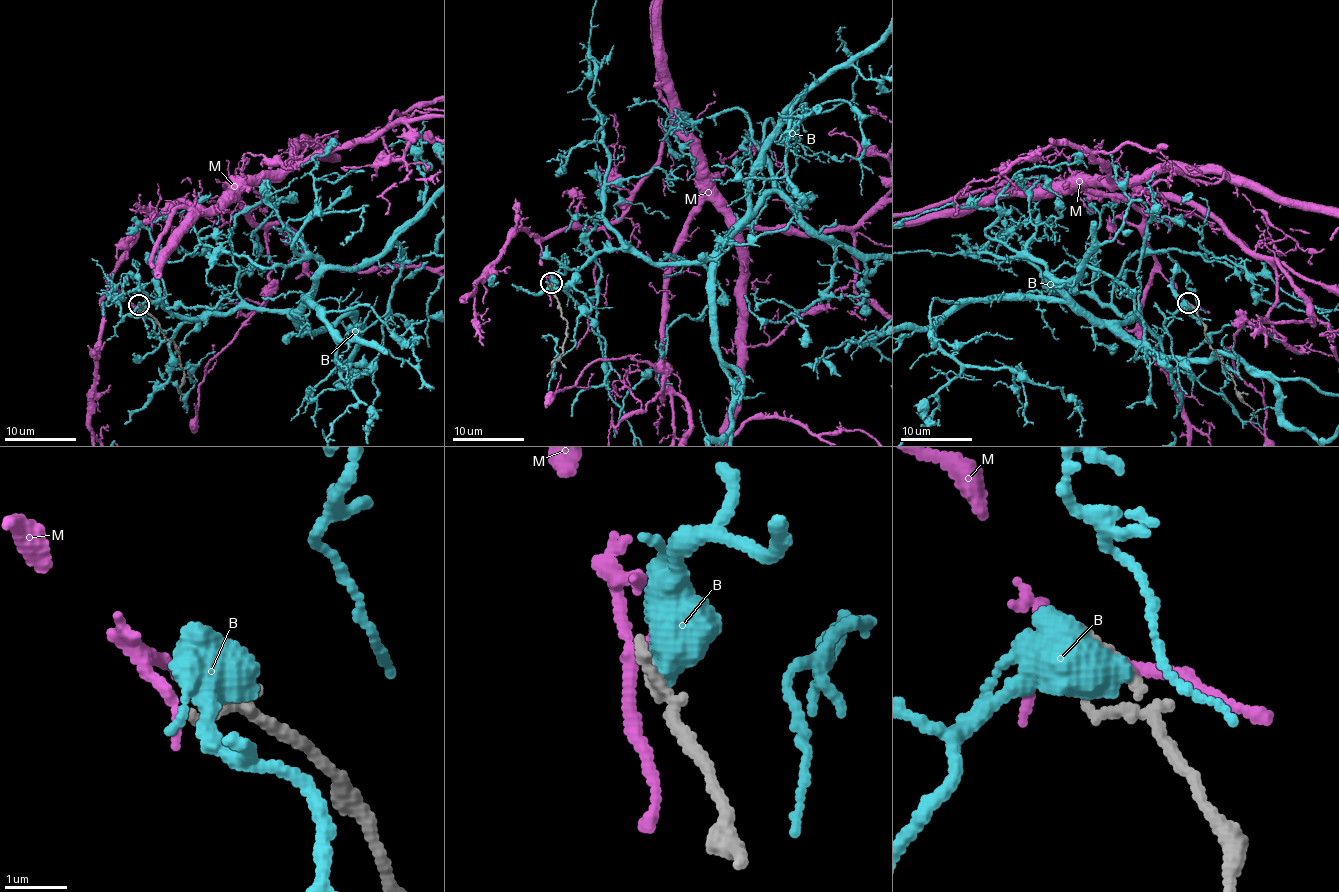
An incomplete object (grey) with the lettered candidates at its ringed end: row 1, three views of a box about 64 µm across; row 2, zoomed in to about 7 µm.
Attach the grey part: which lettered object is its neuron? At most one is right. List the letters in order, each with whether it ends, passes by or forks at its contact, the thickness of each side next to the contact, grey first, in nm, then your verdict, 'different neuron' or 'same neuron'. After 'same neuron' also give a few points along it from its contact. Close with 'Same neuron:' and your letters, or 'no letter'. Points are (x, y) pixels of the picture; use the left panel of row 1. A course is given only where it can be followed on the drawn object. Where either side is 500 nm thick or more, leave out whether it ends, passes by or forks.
B: 200 nm thick on the grey side, 750 nm on the other; different neuron
M: it passes by; 280 nm thick on the grey side, 180 nm on the other; different neuron
Same neuron: no letter

